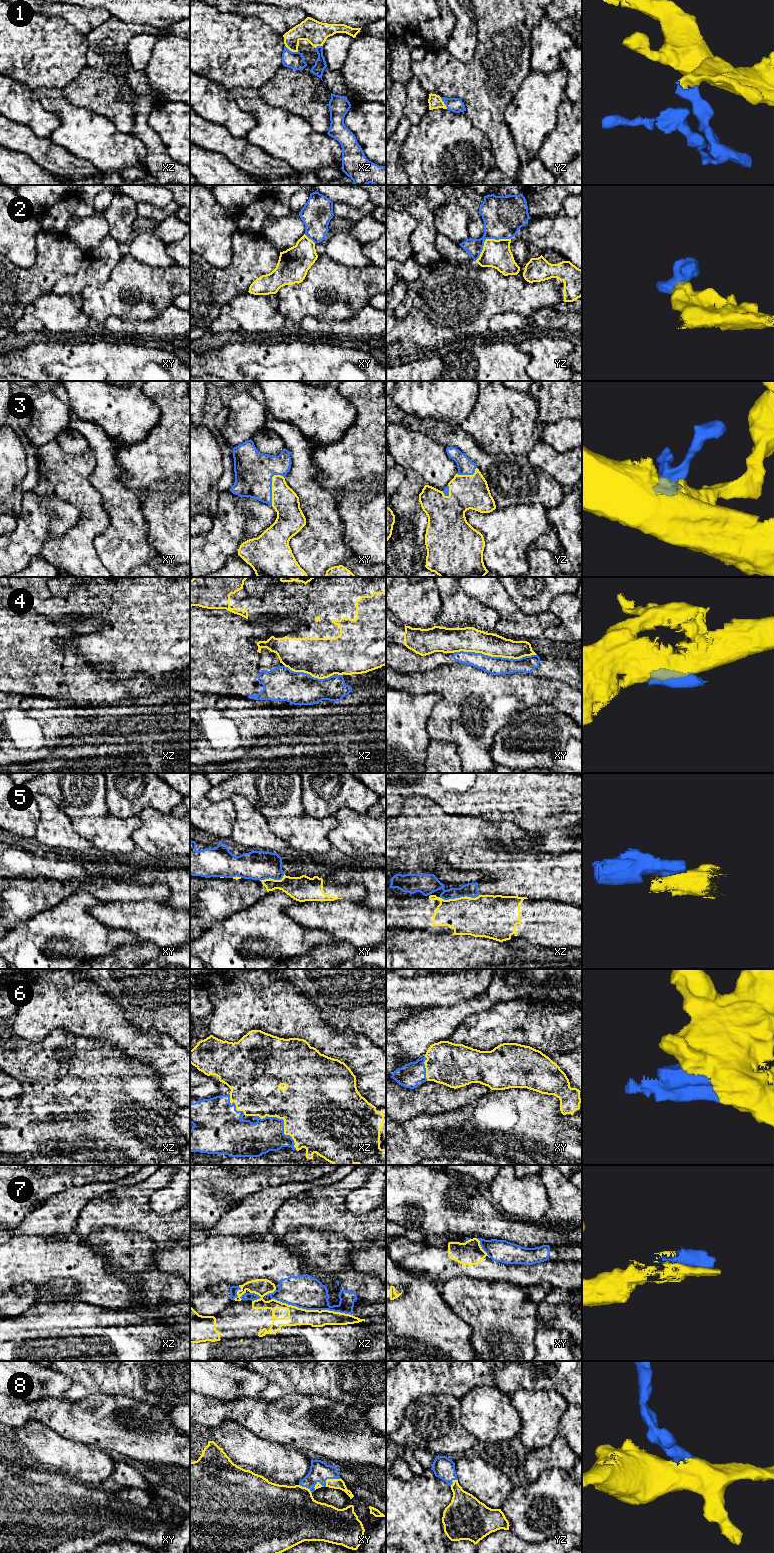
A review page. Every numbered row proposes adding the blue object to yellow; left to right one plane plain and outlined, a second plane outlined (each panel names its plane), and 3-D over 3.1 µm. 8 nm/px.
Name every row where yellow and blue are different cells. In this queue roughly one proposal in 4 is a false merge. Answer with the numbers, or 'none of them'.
2, 5, 7

